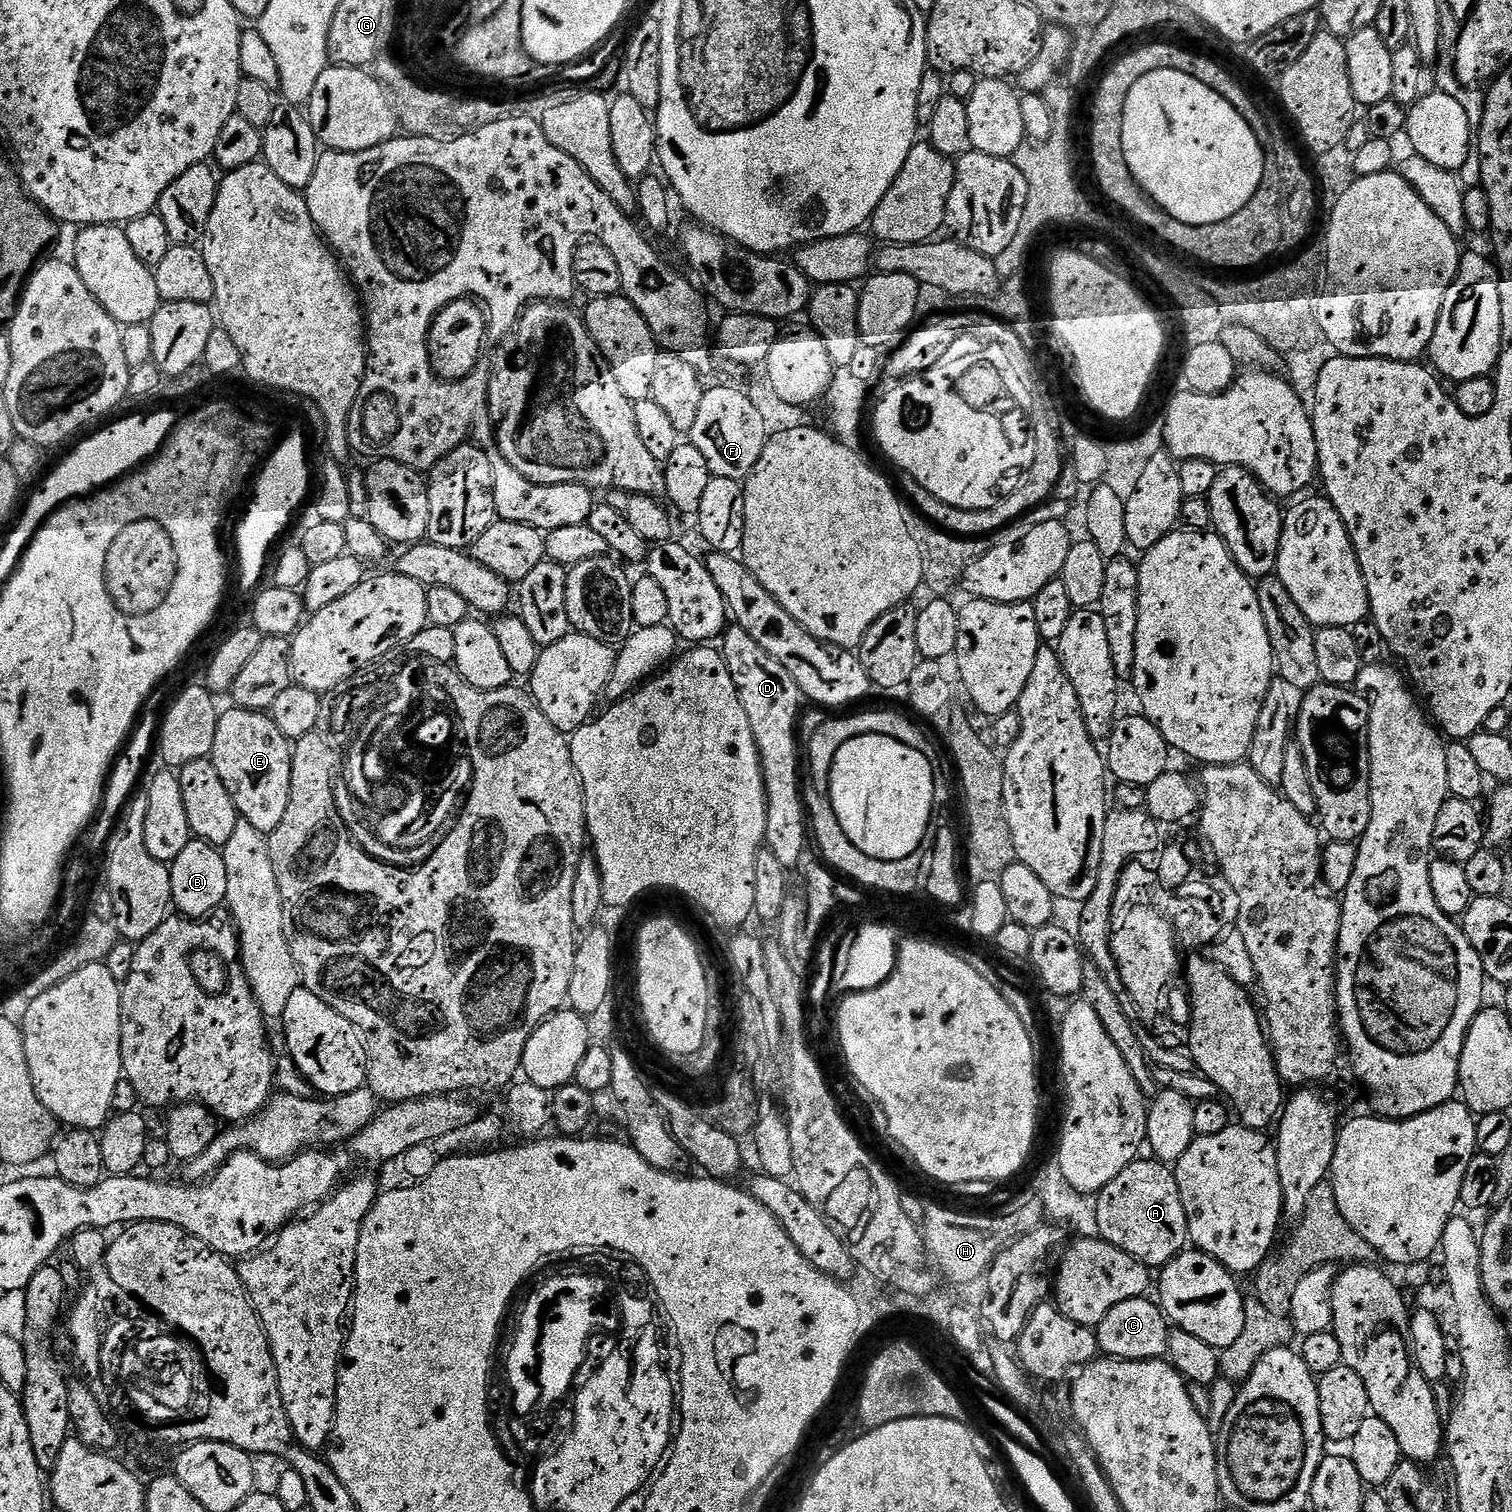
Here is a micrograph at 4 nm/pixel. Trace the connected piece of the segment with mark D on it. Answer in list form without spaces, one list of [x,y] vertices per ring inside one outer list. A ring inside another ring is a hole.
[[[735,624],[725,629],[720,640],[720,653],[727,664],[728,673],[734,679],[759,751],[767,798],[765,847],[777,855],[778,862],[784,868],[795,869],[794,866],[801,860],[806,842],[808,843],[806,810],[802,794],[798,792],[798,752],[794,738],[796,718],[800,700],[802,701],[800,687],[784,666],[775,662],[746,630]]]

